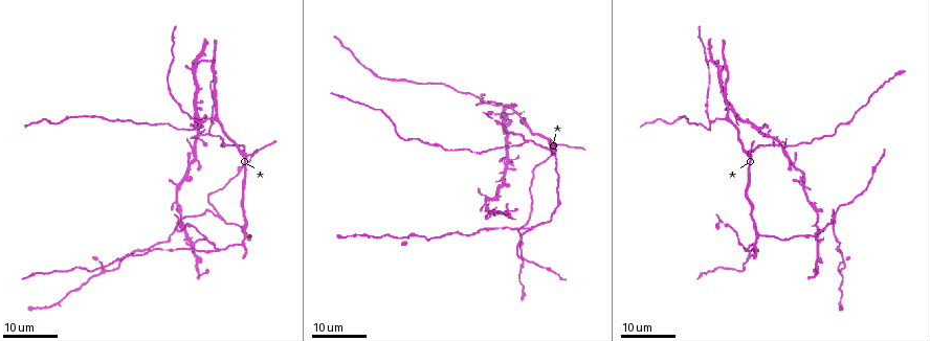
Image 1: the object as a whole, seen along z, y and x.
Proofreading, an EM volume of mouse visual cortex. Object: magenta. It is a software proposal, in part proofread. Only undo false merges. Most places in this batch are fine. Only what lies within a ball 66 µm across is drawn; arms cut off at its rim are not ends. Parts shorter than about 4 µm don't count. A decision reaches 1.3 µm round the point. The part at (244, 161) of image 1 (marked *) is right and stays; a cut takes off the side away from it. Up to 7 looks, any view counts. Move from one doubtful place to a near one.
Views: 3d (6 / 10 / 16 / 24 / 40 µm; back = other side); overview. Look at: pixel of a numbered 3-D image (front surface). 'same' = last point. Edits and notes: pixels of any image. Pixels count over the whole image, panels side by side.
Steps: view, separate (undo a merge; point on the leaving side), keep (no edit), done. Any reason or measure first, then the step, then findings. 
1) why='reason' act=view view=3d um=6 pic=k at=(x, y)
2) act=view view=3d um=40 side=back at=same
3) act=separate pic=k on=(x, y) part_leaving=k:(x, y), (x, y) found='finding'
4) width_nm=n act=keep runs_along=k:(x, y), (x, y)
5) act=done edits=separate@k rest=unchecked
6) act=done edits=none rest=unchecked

why='three arms meet' act=view view=3d um=16 pic=1 at=(525, 121)

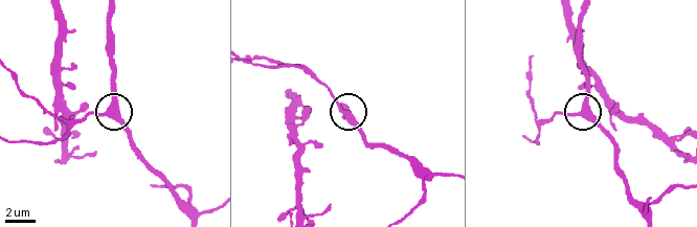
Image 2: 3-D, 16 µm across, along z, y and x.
act=view view=3d um=6 pic=2 at=(347, 112)

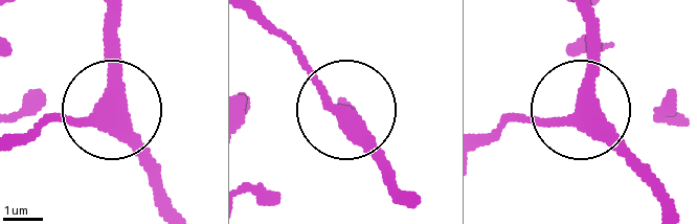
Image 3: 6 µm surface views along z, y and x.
arms=3 act=keep runs_along=3:(411, 197), (274, 32) found='all the same neuron'

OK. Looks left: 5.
why='three arms meet' act=view view=3d um=16 pic=1 at=(709, 121)

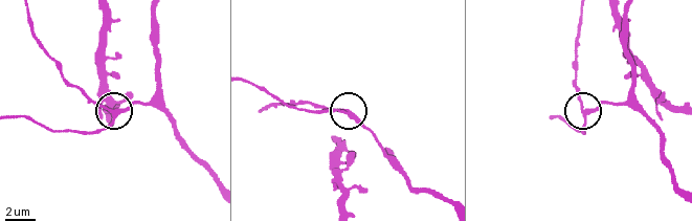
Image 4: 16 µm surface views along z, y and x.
act=view view=3d um=10 pic=4 at=(349, 111)

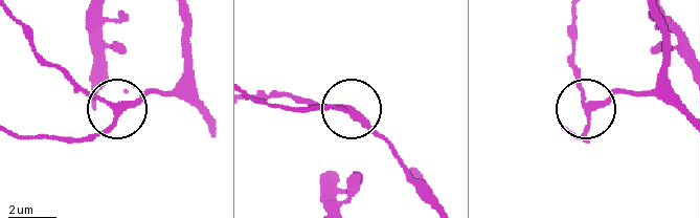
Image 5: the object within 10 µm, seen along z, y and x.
side_arm_um=23 act=keep runs_along=5:(683, 113), (647, 93), (616, 93), (585, 104), (581, 71) found='all the same neuron'

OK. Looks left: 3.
why='calibre changes' act=view view=3d um=16 pic=1 at=(487, 203)

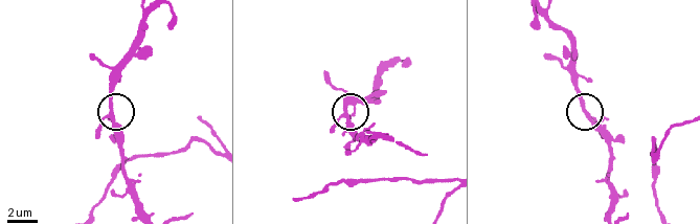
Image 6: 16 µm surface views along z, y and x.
act=view view=3d um=10 pic=6 at=(588, 116)

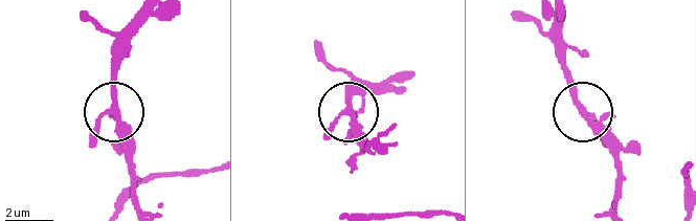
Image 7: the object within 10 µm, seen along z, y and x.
arms=4 act=keep runs_along=7:(149, 13), (115, 79), (115, 127), (127, 160) found='continuous, no second neuron'

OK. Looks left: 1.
act=done edits=none rest=unchecked

